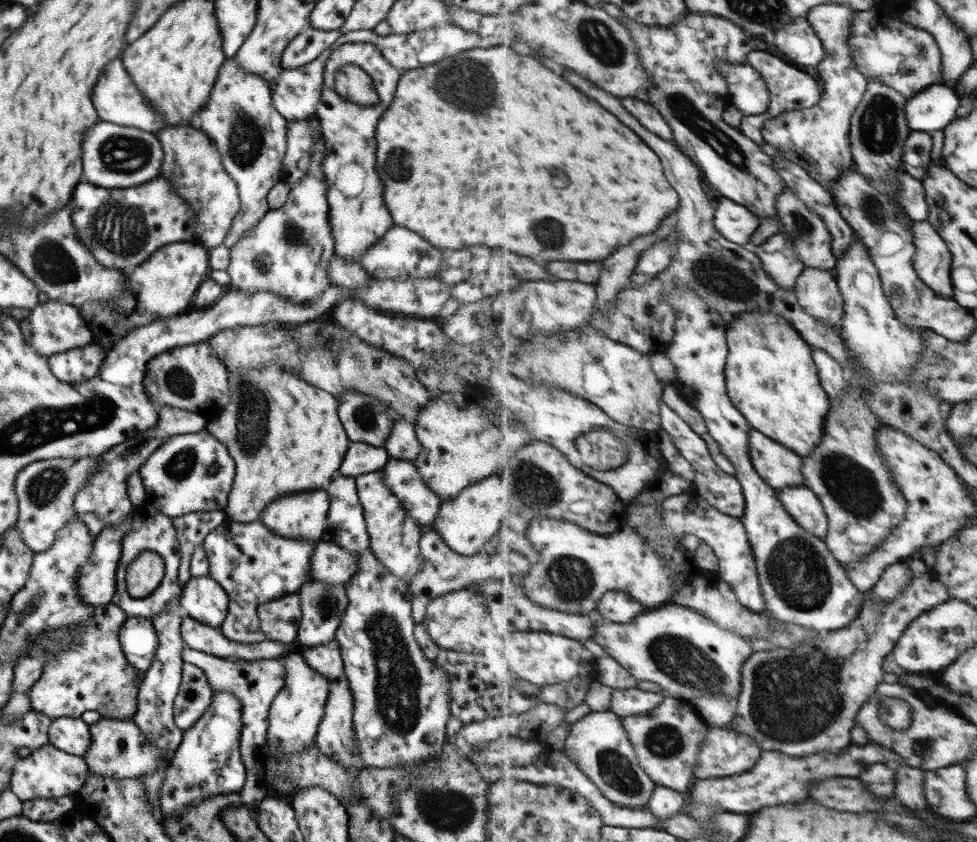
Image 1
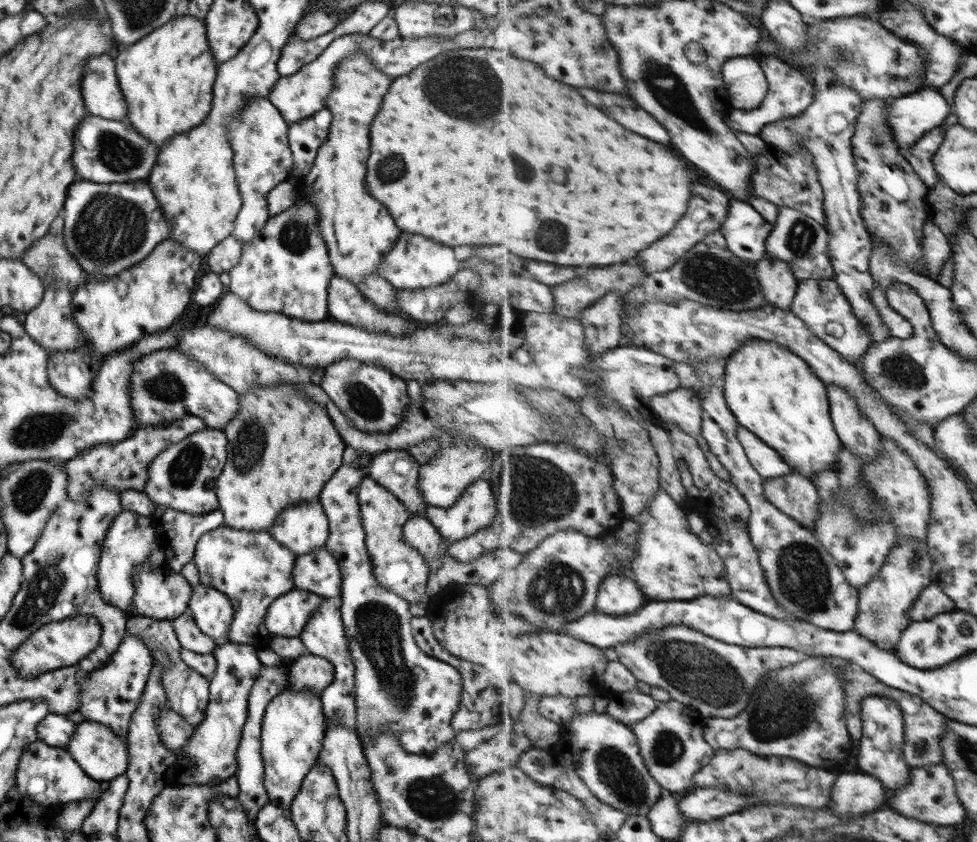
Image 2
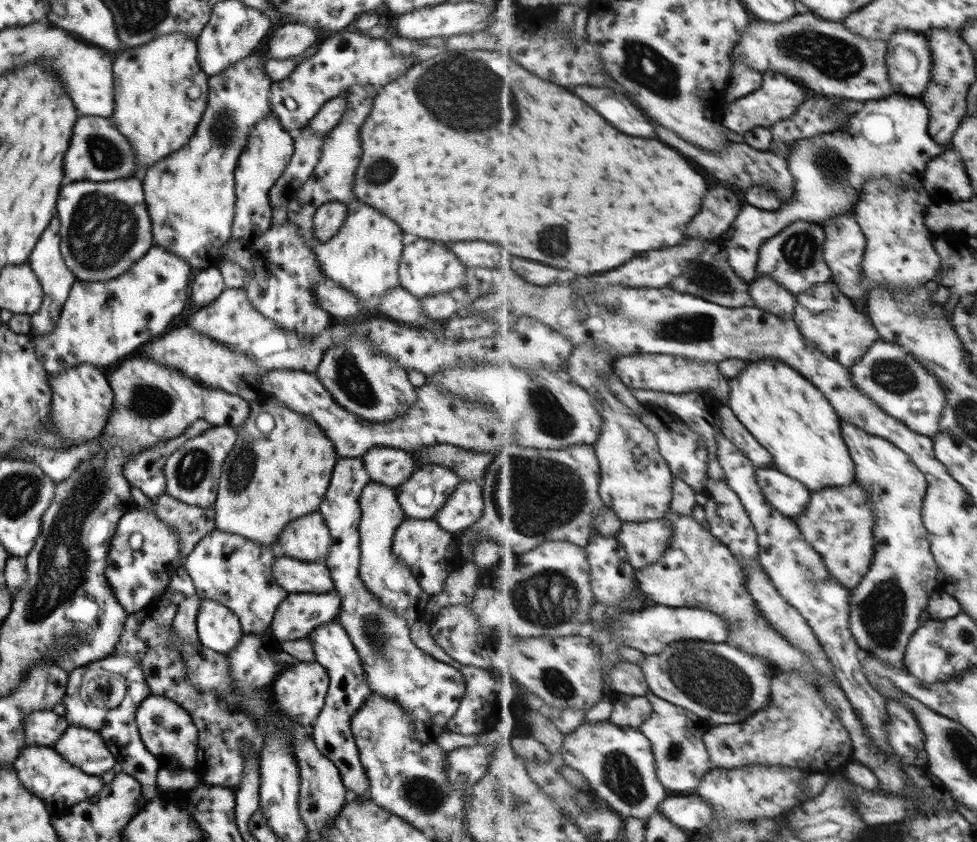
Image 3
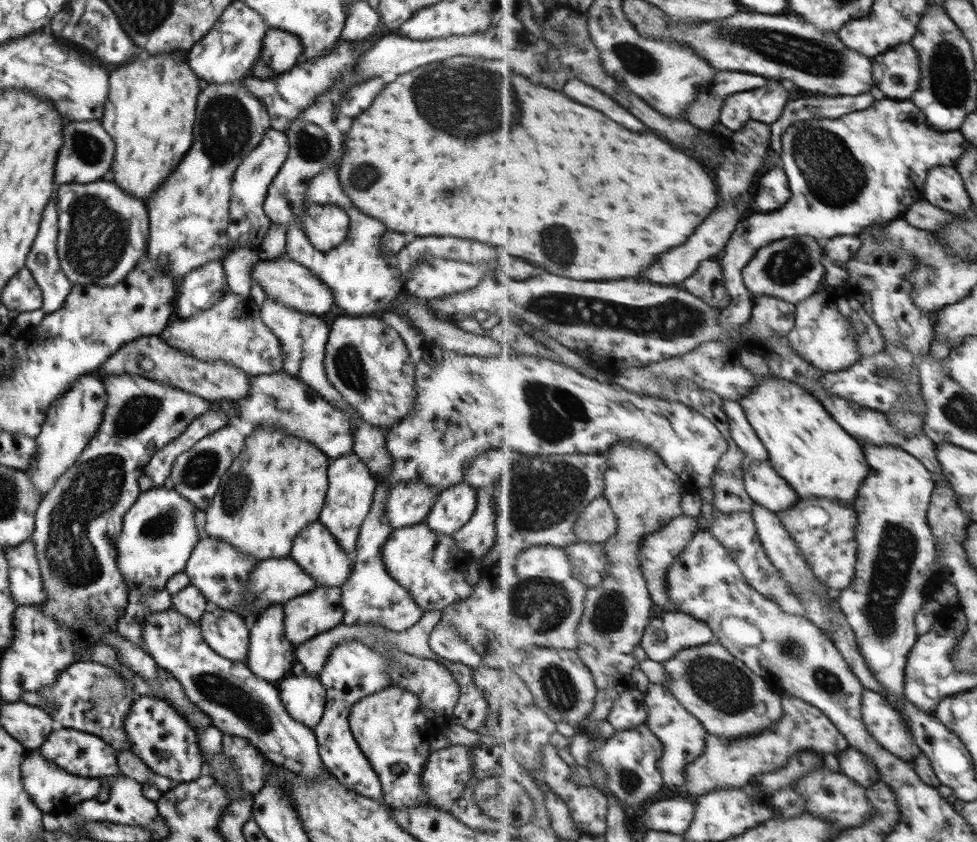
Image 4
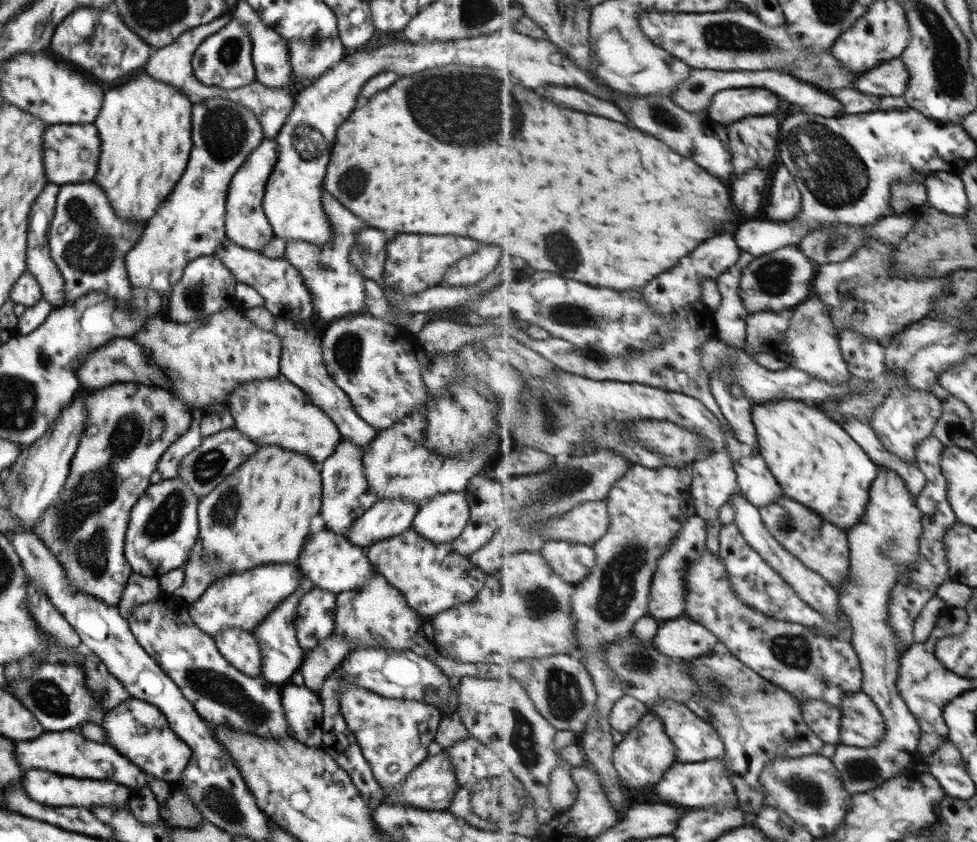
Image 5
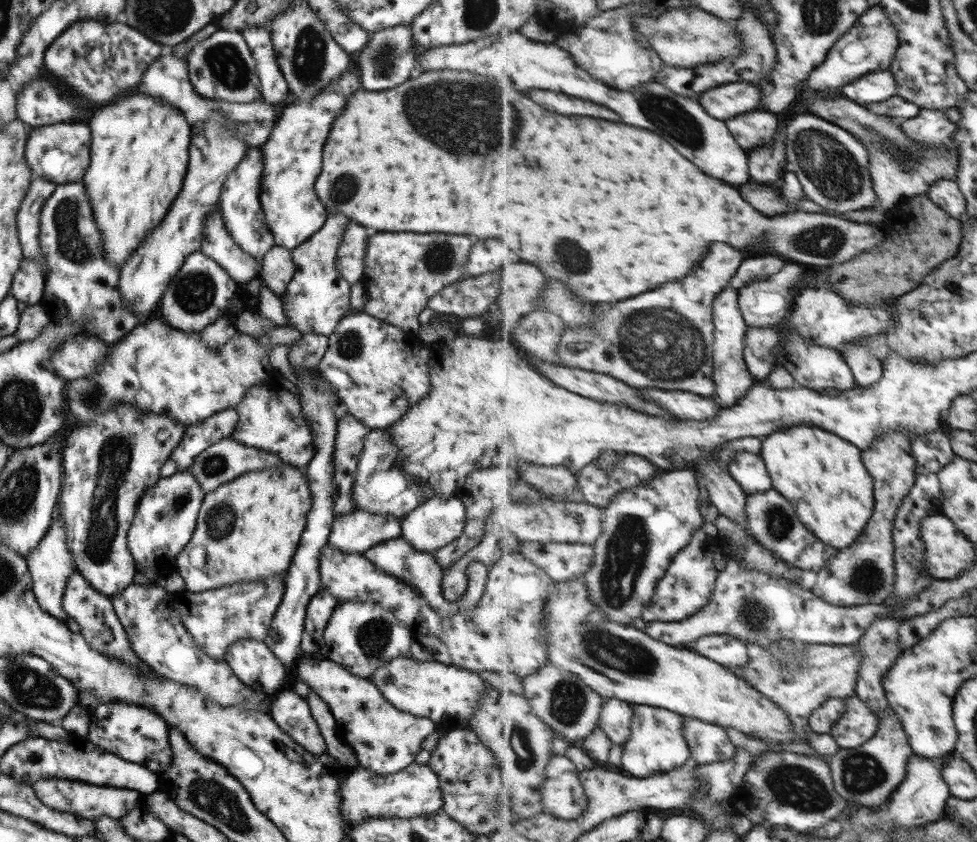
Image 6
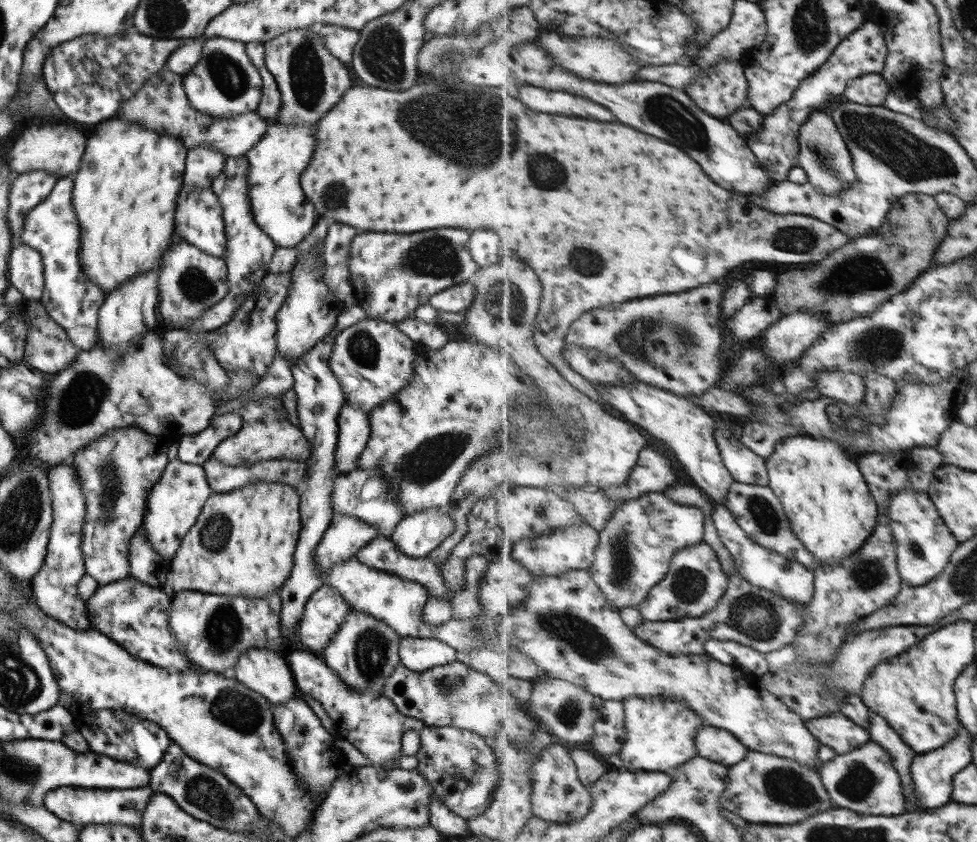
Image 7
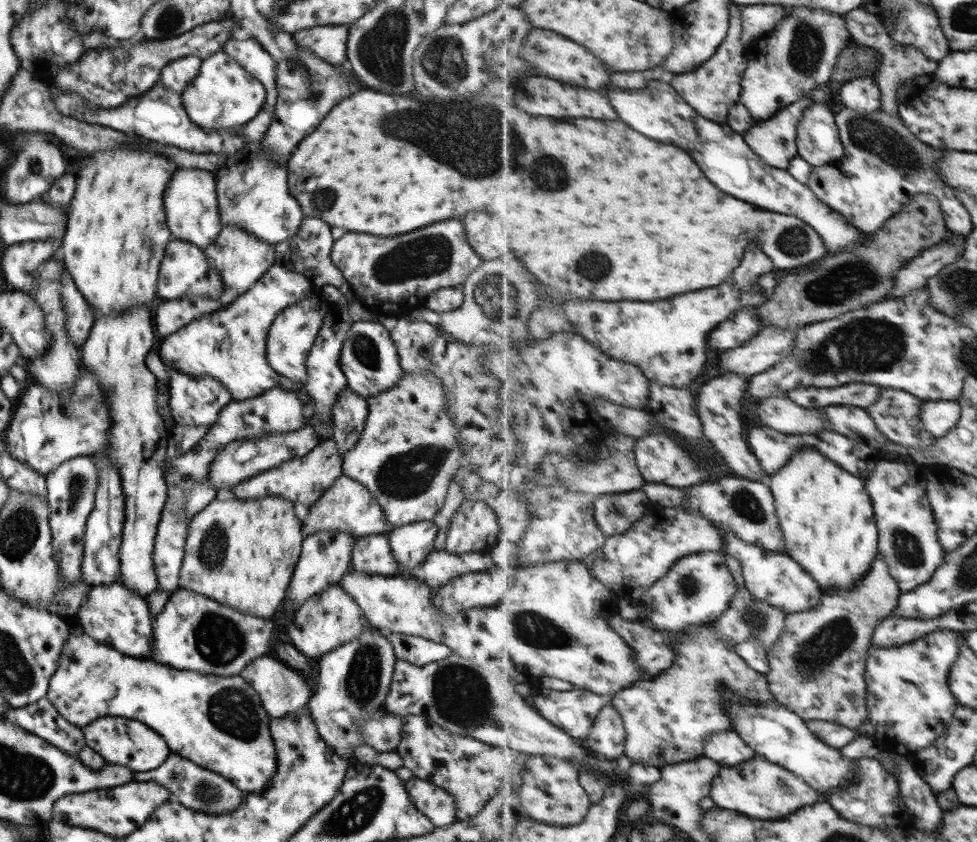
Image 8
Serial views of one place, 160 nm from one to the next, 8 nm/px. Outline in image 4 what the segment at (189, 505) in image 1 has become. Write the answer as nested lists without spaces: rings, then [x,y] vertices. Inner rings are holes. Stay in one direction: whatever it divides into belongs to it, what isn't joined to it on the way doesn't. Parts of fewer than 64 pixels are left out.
[[[228,425],[206,434],[172,461],[167,485],[177,494],[184,496],[195,509],[204,509],[216,494],[220,477],[226,473],[233,458],[243,449],[245,438],[237,432],[237,428]]]

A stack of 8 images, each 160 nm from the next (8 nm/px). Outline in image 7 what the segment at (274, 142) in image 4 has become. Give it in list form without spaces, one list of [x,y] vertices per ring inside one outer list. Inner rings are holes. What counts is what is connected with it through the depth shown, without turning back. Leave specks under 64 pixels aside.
[[[243,156],[225,159],[221,172],[213,178],[210,189],[215,193],[222,208],[226,248],[222,261],[226,266],[228,282],[227,294],[213,306],[206,308],[196,319],[187,322],[185,331],[212,331],[222,324],[228,323],[232,314],[242,305],[248,294],[258,285],[266,273],[269,259],[273,256],[276,246],[273,241],[253,223],[248,203],[248,162]]]

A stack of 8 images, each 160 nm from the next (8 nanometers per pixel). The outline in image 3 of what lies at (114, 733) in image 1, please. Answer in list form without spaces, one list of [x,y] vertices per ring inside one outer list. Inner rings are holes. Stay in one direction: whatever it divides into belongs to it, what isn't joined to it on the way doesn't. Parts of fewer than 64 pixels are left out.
[[[68,725],[52,749],[81,772],[100,776],[111,770],[116,760],[100,738],[99,731]]]

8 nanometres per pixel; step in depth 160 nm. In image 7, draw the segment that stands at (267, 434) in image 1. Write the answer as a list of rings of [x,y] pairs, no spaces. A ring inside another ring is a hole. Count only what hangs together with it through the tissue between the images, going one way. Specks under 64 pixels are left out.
[[[259,482],[231,492],[213,493],[204,502],[197,520],[187,530],[175,552],[161,590],[170,598],[179,591],[191,590],[203,594],[224,594],[225,596],[245,596],[265,598],[273,590],[278,590],[290,575],[293,552],[300,531],[297,504],[300,495],[293,487],[280,483]]]

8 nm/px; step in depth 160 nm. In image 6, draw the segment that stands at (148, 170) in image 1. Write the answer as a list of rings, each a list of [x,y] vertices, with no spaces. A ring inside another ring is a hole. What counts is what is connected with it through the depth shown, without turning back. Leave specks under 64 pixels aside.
[[[53,123],[30,128],[24,157],[33,178],[56,184],[80,183],[89,162],[90,130],[85,124]]]

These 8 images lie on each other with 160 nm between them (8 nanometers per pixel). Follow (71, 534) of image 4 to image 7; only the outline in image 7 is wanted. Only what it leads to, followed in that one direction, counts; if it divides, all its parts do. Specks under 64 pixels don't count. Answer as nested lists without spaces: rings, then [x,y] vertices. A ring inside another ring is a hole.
[[[122,427],[101,435],[71,458],[75,478],[85,497],[85,516],[79,545],[84,562],[84,574],[93,578],[98,586],[120,581],[128,576],[130,538],[142,524],[146,496],[163,473],[167,464],[167,450],[172,442],[173,434],[149,435],[137,427]]]

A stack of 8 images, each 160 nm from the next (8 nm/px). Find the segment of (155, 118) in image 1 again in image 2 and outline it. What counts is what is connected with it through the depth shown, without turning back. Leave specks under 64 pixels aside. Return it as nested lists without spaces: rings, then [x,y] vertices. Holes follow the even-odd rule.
[[[103,54],[85,62],[81,78],[81,98],[87,114],[105,120],[125,121],[127,105],[117,86],[113,60]]]

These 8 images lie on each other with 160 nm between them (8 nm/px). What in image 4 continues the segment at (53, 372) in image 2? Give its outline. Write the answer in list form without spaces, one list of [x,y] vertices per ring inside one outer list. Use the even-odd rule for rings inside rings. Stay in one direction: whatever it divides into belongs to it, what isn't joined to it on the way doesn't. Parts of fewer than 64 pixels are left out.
[[[87,373],[78,376],[73,384],[63,394],[51,401],[49,409],[45,412],[45,421],[39,434],[34,438],[37,445],[35,460],[28,464],[25,475],[29,477],[33,489],[38,496],[45,494],[54,486],[54,483],[68,468],[77,461],[79,454],[84,450],[89,440],[97,432],[103,418],[103,410],[106,405],[105,389],[101,378]],[[89,374],[89,376],[87,376]]]

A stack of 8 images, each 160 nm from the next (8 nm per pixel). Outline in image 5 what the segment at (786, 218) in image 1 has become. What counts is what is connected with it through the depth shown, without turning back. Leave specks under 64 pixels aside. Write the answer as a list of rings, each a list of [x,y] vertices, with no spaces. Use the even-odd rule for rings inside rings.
[[[799,245],[785,246],[757,258],[744,270],[740,294],[750,313],[762,310],[773,312],[792,310],[813,296],[813,280],[816,274],[817,270],[811,258]]]

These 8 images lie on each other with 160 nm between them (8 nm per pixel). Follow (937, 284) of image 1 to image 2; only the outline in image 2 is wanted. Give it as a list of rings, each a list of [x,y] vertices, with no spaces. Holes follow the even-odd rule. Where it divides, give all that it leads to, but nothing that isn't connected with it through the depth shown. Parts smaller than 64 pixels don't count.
[[[931,219],[925,223],[924,233],[924,259],[928,266],[927,276],[931,276],[931,278],[937,280],[936,276],[939,276],[943,264],[951,256],[951,245],[949,245],[945,234],[939,230],[939,226],[931,222]]]

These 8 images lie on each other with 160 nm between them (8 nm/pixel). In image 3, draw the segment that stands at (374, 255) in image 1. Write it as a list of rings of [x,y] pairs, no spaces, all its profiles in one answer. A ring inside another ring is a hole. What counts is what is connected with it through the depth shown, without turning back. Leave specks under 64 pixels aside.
[[[421,238],[402,247],[397,274],[400,287],[418,299],[441,292],[449,292],[461,285],[465,286],[463,264],[451,252],[447,252],[443,246],[433,244],[429,240],[421,240]]]

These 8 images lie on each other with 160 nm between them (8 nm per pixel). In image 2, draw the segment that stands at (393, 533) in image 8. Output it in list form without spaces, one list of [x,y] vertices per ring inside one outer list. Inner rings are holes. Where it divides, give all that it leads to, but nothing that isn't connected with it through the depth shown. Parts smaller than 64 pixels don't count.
[[[484,478],[477,479],[449,508],[427,507],[423,516],[449,545],[485,528],[495,512],[493,491]]]

